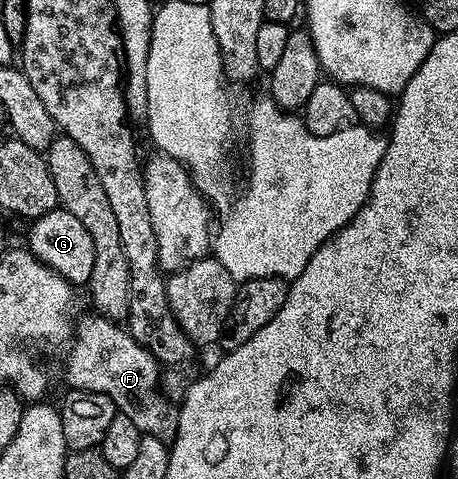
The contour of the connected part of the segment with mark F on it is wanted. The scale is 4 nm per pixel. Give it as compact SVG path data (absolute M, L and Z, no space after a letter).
M100 314L85 316L76 321L75 335L68 345L69 357L65 360L65 380L70 385L70 389L78 392L102 392L115 402L118 413L131 422L147 436L154 436L166 442L172 441L177 434L177 408L169 405L163 397L157 393L157 371L159 365L142 344L135 342L133 336L120 323L106 320Z

